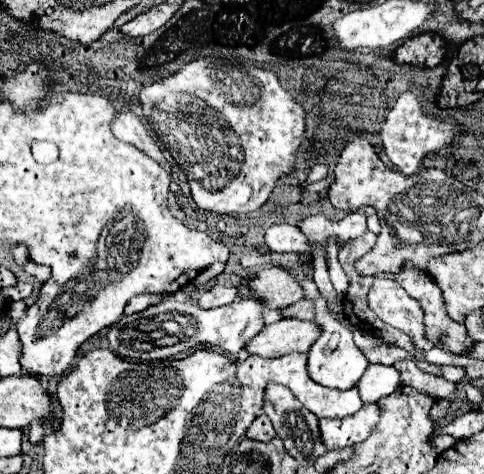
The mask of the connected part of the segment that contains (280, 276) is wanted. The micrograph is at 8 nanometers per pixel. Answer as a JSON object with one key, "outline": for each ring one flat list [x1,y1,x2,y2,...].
{"outline":[[278,267,266,269,250,279,248,289,254,297,258,297,258,301,264,301,268,309,280,309,304,297,302,287,284,269]]}

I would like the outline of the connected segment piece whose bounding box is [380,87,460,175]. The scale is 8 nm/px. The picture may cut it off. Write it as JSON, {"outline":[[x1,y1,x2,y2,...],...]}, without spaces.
{"outline":[[420,89,402,93,396,101,396,105,390,109,384,123,384,129,380,133,384,151,390,157,390,161,406,175,414,175,420,171,422,161,426,155,436,153,440,149,446,149,454,137,460,135,460,125,454,121,438,121,434,117,428,117,422,113,420,103]]}

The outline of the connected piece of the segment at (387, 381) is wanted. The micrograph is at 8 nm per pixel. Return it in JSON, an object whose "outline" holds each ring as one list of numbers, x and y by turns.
{"outline":[[368,365,366,373,360,377,356,389,360,391,360,399,364,403,374,403,374,401,382,399,384,395,392,393,392,389,396,389,398,385,400,385,400,381,398,381,398,373,394,371,394,367]]}

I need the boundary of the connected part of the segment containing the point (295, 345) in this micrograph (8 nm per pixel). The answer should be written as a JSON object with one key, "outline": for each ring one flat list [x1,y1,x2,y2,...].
{"outline":[[282,319,264,329,244,345,250,355,260,357,282,357,286,353,298,351,308,353,312,343,318,339,318,327,312,321]]}

